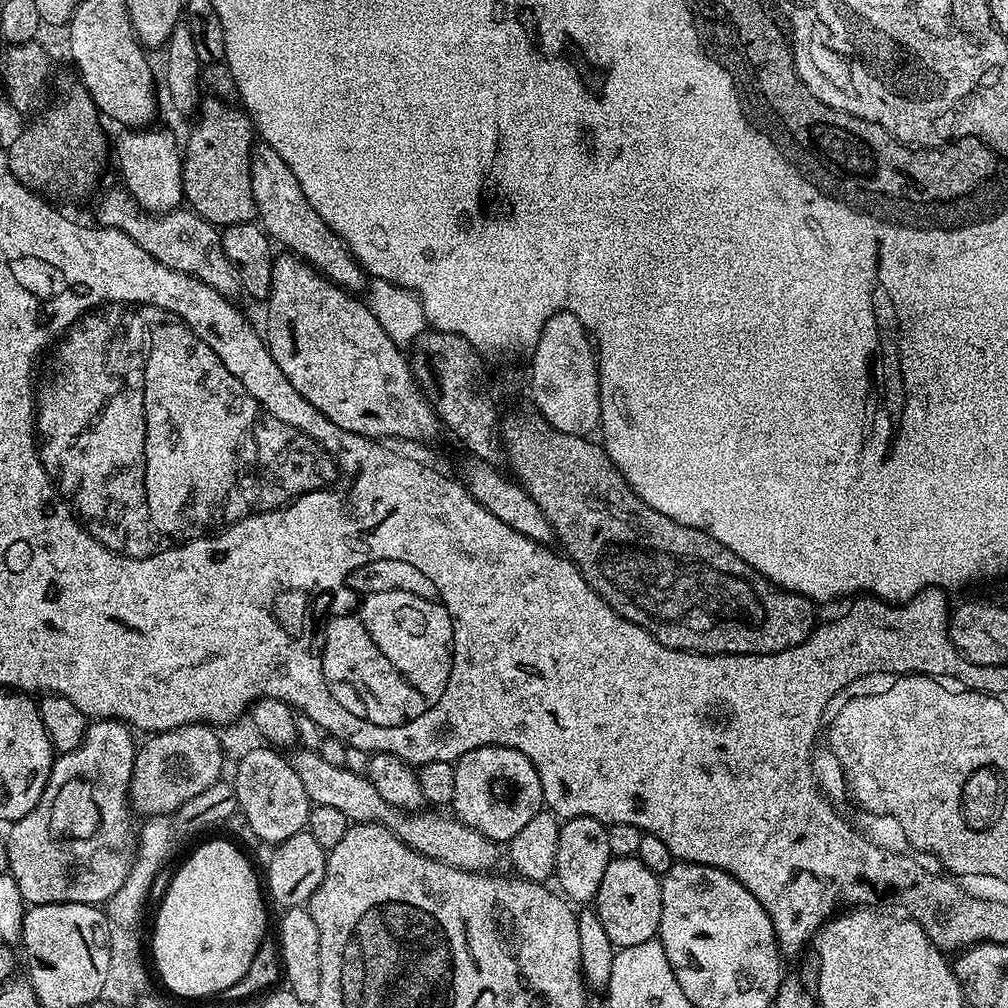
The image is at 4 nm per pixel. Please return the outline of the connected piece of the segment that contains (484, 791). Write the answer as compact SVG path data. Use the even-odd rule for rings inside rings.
M479 748L462 754L455 761L454 770L454 798L450 805L456 819L478 830L486 838L497 842L507 842L542 810L544 804L544 791L540 785L538 774L534 770L531 760L525 758L518 750L513 748Z

